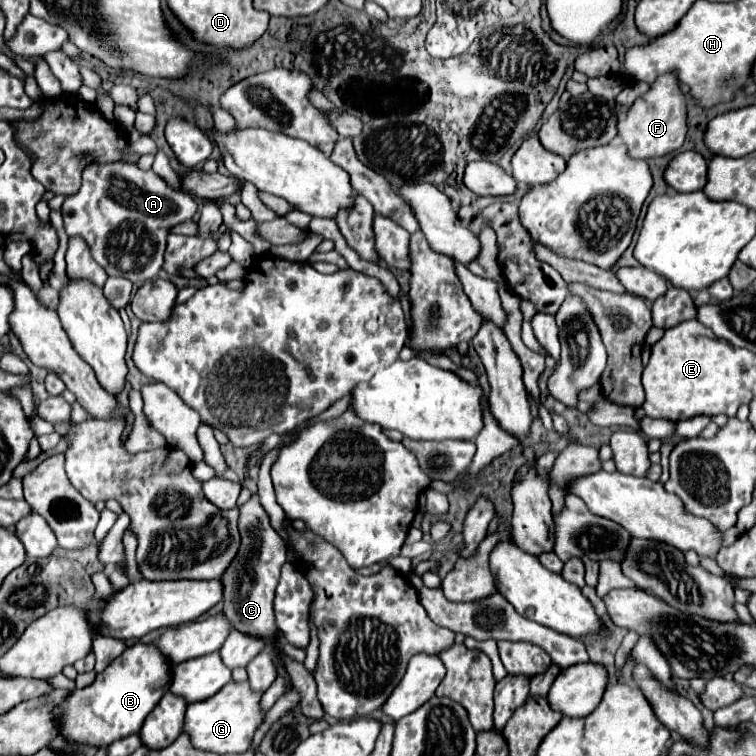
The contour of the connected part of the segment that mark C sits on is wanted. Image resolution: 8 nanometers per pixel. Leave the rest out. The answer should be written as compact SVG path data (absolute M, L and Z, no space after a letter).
M253 495L245 505L239 507L239 535L241 545L235 561L223 573L223 615L231 621L231 627L239 633L253 635L265 643L265 649L273 653L275 665L279 665L279 673L285 673L283 661L277 651L279 643L279 629L275 625L273 615L273 597L279 583L279 573L283 561L287 561L287 547L283 537L271 527L269 515L259 503L259 497Z

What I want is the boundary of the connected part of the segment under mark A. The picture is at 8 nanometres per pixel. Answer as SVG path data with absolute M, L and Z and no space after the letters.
M135 163L87 165L77 195L62 205L63 227L69 237L83 237L93 259L107 275L125 277L133 283L155 279L161 271L169 229L193 219L199 205L179 189L167 185L153 169L141 171Z

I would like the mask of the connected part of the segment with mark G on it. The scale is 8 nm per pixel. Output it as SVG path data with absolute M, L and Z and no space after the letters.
M229 681L211 699L187 705L183 733L191 735L191 745L195 745L195 749L199 751L209 751L215 755L245 753L251 747L255 729L263 721L263 715L259 713L259 699L261 693L253 693L247 681L245 683Z

